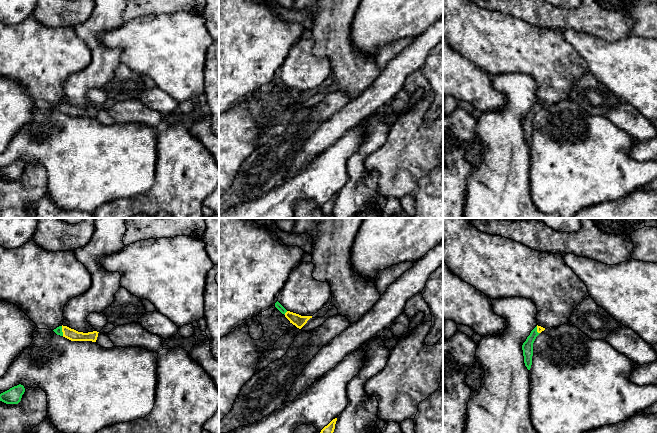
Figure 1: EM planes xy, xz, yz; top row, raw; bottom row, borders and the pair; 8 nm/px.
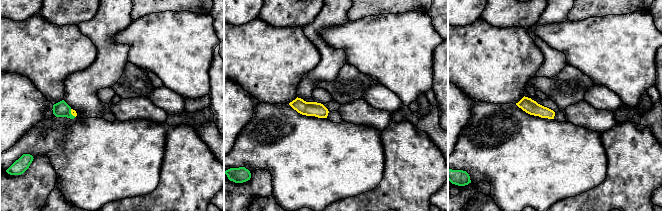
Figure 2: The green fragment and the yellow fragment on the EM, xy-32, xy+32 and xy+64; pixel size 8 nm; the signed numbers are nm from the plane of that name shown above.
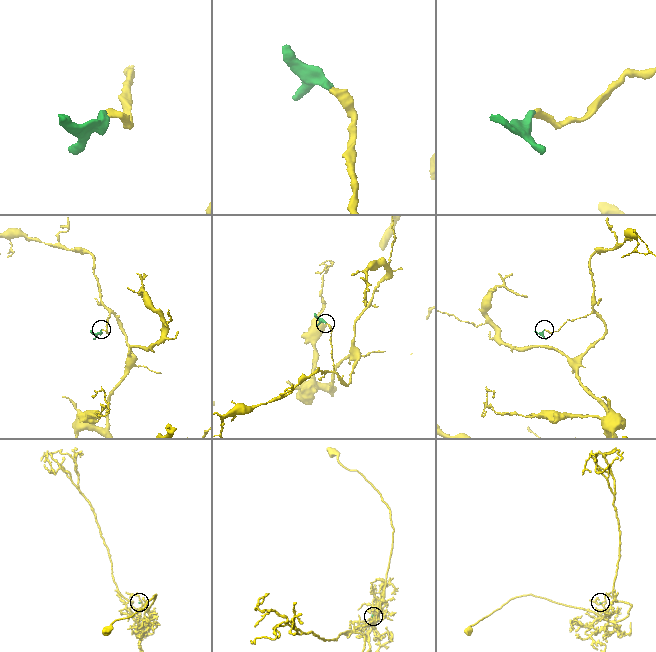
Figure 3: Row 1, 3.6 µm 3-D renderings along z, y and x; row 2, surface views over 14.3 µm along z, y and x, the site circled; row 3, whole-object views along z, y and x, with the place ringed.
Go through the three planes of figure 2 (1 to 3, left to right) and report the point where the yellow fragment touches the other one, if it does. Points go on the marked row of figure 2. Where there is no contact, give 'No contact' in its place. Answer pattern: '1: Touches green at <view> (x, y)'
1: Touches green at xy-32 (70, 113)
2: No contact
3: No contact

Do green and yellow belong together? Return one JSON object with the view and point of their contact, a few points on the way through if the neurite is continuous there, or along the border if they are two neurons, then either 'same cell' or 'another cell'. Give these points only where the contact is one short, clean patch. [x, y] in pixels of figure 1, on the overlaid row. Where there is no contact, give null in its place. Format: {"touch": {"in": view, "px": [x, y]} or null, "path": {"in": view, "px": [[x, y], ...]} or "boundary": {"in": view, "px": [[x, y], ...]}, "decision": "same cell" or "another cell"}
{"touch": {"in": "xy", "px": [61, 331]}, "path": {"in": "xy", "px": [[58, 330], [61, 331], [71, 334]]}, "decision": "same cell"}

